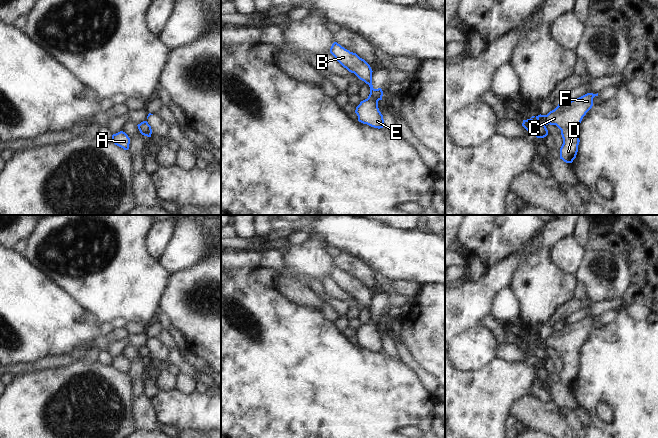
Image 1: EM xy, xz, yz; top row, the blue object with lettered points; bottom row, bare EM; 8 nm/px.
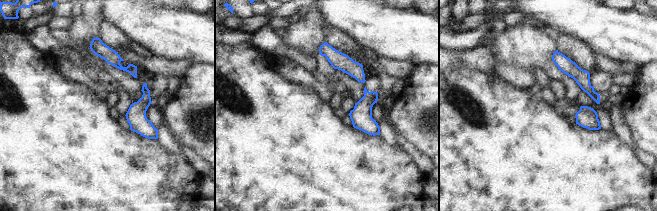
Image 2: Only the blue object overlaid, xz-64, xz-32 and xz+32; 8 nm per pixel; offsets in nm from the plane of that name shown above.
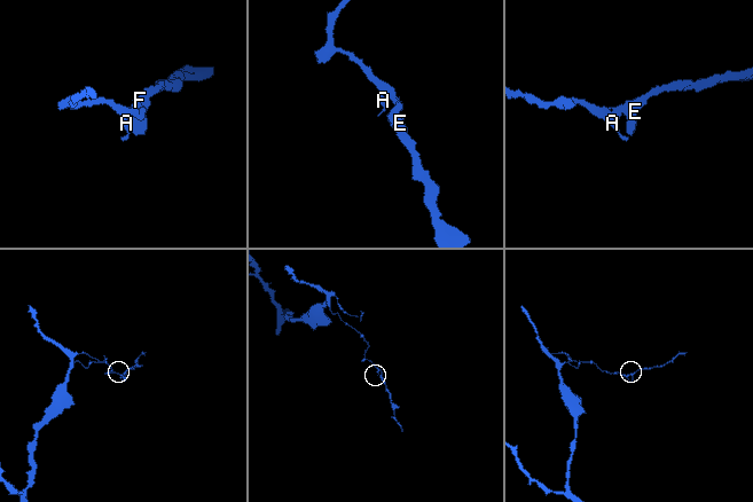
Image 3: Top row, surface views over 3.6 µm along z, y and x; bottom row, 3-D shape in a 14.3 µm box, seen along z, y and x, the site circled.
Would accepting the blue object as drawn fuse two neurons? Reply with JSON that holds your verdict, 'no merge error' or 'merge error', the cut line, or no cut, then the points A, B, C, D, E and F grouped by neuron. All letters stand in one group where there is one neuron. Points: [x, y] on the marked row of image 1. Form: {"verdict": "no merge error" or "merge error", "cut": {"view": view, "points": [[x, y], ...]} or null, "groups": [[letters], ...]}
{"verdict": "merge error", "cut": {"view": "yz", "points": [[536, 122], [544, 125]]}, "groups": [["A", "B"], ["C", "D", "E", "F"]]}

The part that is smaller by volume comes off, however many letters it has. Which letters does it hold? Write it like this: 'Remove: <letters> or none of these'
Remove: C, D, E, F

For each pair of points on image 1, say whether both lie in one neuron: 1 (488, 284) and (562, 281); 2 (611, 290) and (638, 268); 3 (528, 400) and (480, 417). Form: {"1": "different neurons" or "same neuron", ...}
{"1": "different neurons", "2": "different neurons", "3": "different neurons"}

